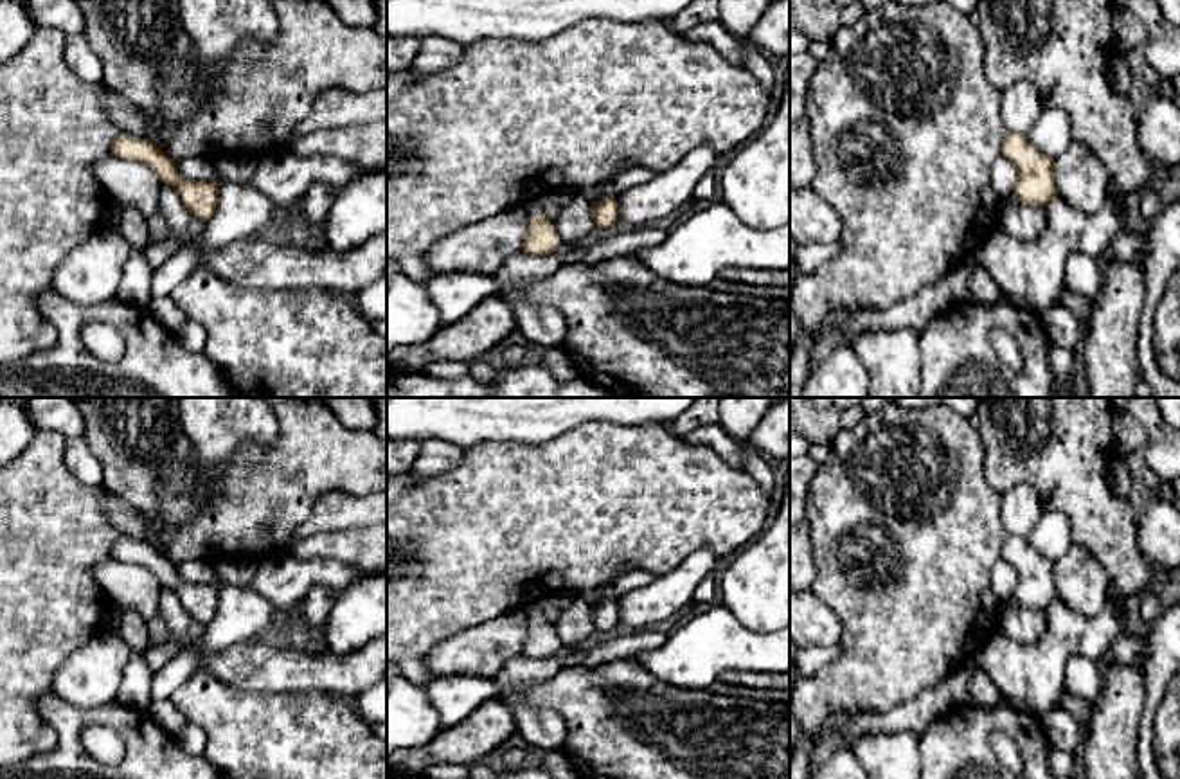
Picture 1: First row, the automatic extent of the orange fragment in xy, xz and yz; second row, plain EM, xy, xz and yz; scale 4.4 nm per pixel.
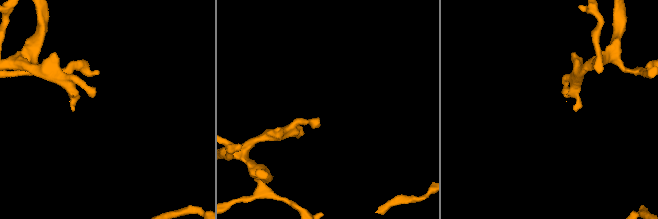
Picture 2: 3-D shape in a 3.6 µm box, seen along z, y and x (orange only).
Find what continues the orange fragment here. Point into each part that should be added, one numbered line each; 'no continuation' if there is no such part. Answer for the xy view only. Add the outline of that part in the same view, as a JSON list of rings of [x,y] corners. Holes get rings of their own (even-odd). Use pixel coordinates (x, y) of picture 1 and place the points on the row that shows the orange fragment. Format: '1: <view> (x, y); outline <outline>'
1: xy (134, 225); outline [[[124,209],[119,232],[130,246],[146,248],[149,243],[148,218],[137,209]]]

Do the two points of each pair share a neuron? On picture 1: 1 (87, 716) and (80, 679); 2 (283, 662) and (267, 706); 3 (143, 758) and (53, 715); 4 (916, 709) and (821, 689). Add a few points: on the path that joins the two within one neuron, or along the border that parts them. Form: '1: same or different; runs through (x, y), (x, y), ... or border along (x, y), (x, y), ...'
1: different; border along (53, 691), (81, 707), (101, 707), (114, 702)
2: different; border along (231, 686), (252, 691), (313, 691)
3: same; runs through (130, 733), (114, 716), (78, 716)
4: different; border along (936, 686), (921, 689), (891, 709), (869, 713)

